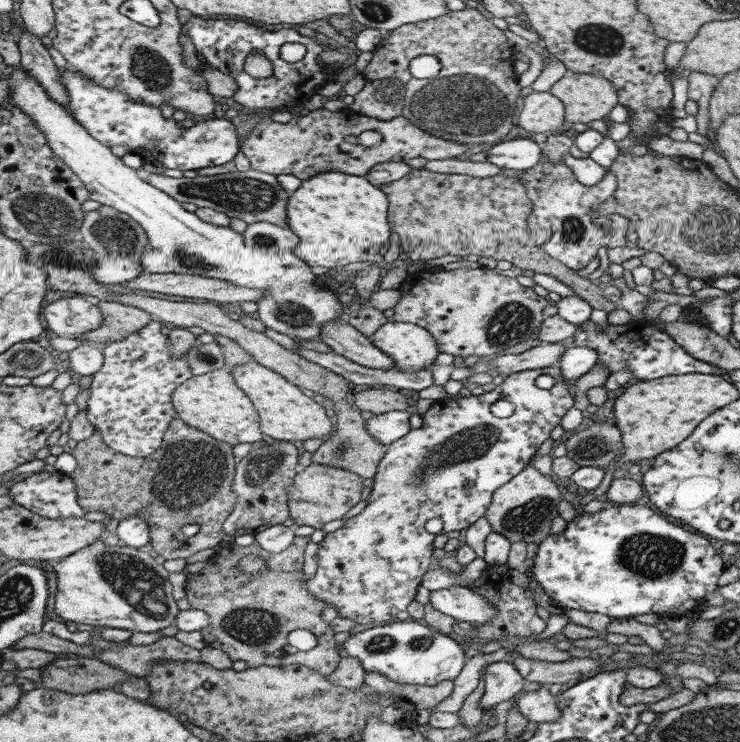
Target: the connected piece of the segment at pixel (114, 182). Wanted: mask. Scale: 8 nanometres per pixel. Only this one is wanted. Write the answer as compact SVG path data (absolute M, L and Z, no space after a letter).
M10 65L9 70L11 73L4 77L10 85L12 103L36 123L52 153L80 177L88 189L90 200L128 214L141 225L153 248L142 256L146 274L194 274L218 278L236 286L261 289L262 298L257 300L259 319L267 328L295 341L319 340L323 324L346 317L349 308L338 300L335 290L316 284L316 274L292 250L262 254L260 249L258 262L248 262L250 251L242 235L232 228L200 220L196 214L186 211L181 202L140 179L134 168L128 168L121 158L112 154L110 147L90 136L58 102L54 102L25 67Z

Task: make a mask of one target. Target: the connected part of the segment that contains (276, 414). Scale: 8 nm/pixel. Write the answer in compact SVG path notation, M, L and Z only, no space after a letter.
M258 362L242 364L230 370L235 383L249 396L259 416L260 430L275 440L294 441L308 438L329 437L332 422L324 407L316 403L312 397L302 393L300 389L288 382L277 372L261 366Z

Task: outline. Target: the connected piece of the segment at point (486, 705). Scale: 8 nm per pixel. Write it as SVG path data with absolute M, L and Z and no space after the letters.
M508 659L485 667L483 678L485 693L480 701L483 712L513 698L527 683L521 672Z

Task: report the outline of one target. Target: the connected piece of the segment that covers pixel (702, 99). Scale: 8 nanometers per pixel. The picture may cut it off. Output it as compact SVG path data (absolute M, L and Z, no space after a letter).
M692 72L688 77L688 100L698 103L698 114L695 116L698 124L698 134L706 136L710 123L710 98L720 84L720 78L714 74Z

